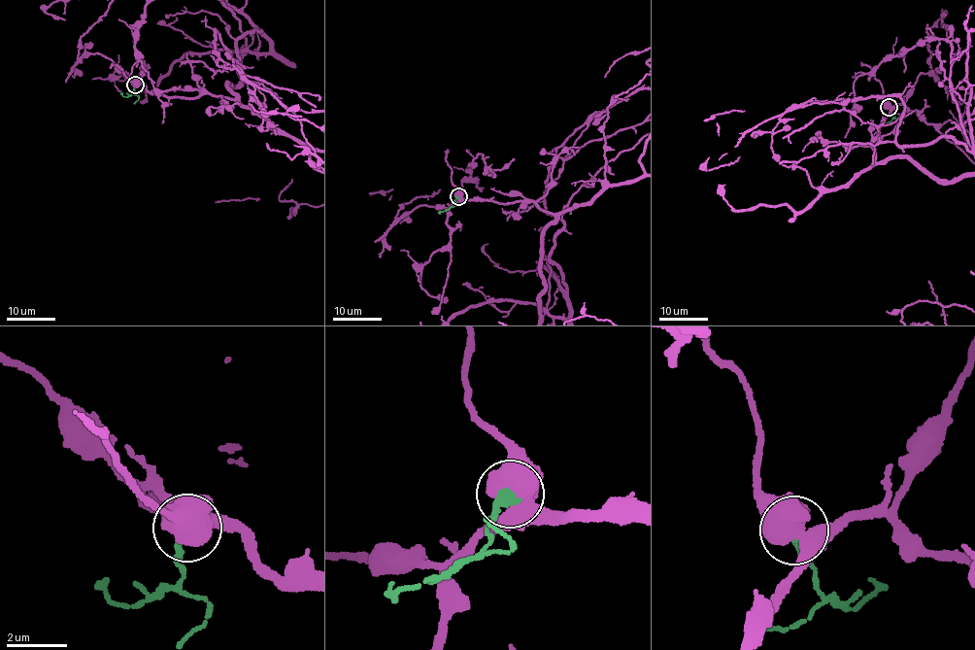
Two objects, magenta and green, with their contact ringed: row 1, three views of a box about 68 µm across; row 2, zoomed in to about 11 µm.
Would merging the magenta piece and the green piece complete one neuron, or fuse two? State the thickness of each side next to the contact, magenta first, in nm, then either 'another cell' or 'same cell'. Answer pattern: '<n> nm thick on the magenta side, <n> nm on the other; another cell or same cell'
750 nm thick on the magenta side, 440 nm on the other; same cell

